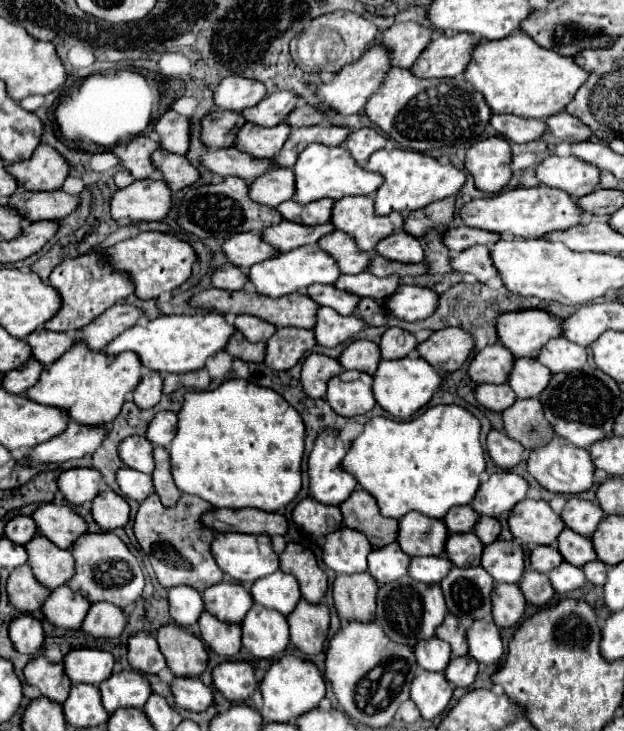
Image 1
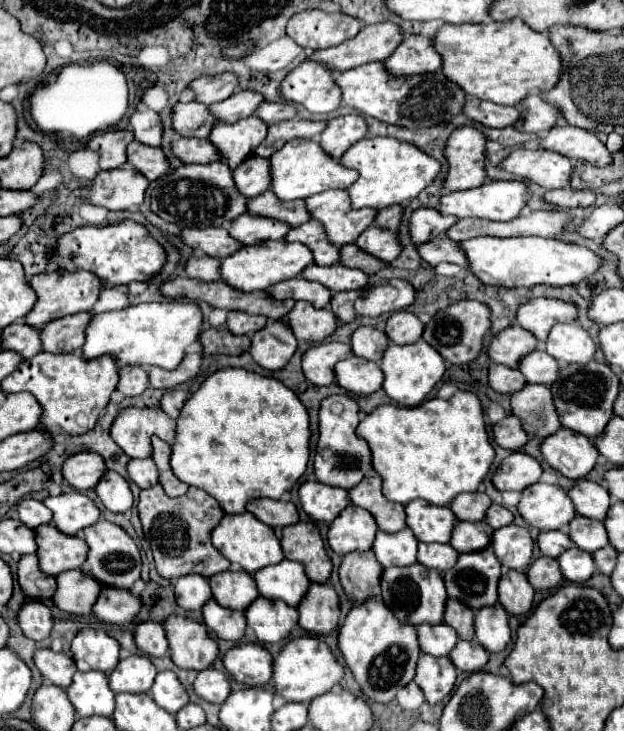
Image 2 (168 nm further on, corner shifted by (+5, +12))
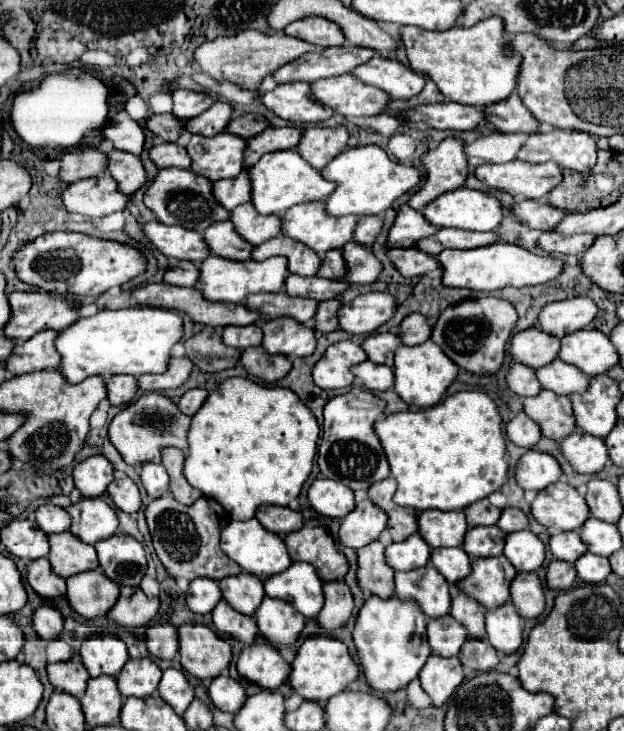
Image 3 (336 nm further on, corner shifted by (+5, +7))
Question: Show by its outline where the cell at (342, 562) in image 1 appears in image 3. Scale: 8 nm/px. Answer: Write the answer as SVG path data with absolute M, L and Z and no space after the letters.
M363 499L341 521L339 539L347 547L361 549L363 545L375 541L385 527L387 527L387 513L381 507L377 507L371 499Z

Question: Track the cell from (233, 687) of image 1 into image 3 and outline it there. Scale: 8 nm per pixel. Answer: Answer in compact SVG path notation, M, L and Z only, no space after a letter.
M255 643L243 649L237 661L239 675L263 689L277 689L289 679L291 663L269 643Z

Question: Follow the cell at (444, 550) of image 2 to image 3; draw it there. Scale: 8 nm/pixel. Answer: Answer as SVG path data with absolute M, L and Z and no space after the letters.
M461 547L431 549L431 563L449 583L457 583L471 573L471 557Z

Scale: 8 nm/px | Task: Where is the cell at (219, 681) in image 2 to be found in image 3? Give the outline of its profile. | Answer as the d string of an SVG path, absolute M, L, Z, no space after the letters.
M219 675L209 685L209 697L217 709L237 713L241 709L241 705L245 703L247 695L239 681L235 681L233 677Z

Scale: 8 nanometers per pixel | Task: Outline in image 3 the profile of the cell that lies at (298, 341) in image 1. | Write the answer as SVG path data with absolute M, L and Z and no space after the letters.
M263 347L243 349L241 363L249 375L259 377L265 383L279 381L291 371L291 361L287 357L271 357L269 353L263 353Z

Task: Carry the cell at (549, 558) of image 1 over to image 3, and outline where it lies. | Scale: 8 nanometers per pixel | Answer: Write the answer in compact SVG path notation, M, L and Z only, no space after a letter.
M569 531L569 533L557 533L551 537L551 553L555 559L563 559L567 563L577 561L583 553L587 553L587 545L581 541L577 531Z

